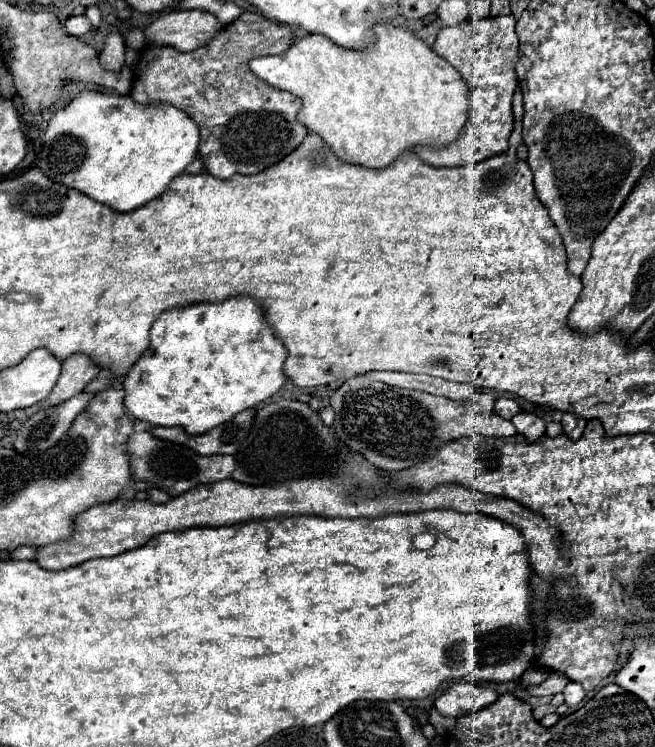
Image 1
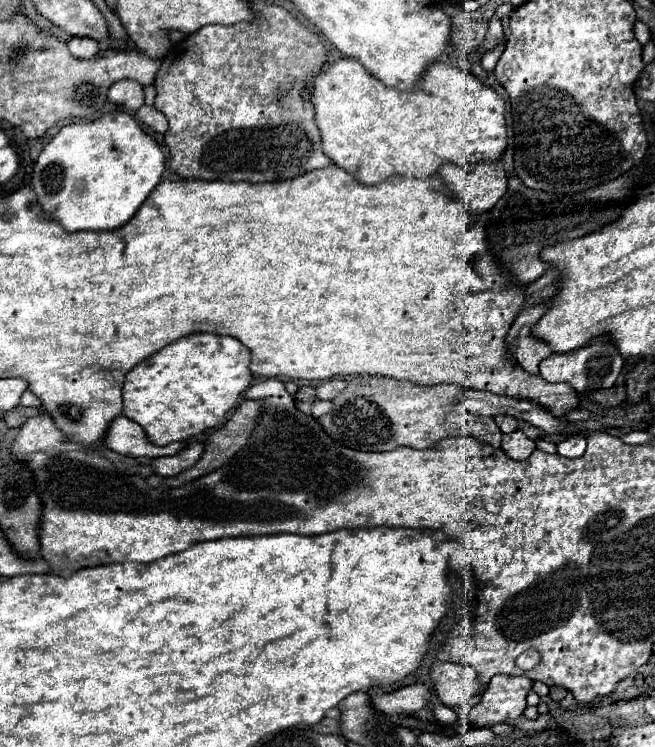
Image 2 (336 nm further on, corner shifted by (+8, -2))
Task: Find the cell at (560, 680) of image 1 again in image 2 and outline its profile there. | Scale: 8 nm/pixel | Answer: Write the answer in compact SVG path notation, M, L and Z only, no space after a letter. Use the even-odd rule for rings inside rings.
M436 662L430 668L430 676L436 684L434 686L436 694L450 708L466 706L470 702L470 696L478 696L486 690L486 686L478 680L474 668L466 664Z

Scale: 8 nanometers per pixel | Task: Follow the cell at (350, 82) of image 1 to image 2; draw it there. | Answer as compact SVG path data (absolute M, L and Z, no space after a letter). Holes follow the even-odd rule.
M340 58L310 78L310 100L314 104L314 120L322 134L322 150L330 160L352 172L362 184L378 184L390 174L428 178L446 164L472 166L476 162L494 162L506 148L504 102L488 86L480 84L470 72L456 66L434 62L426 68L424 78L412 90L396 90L384 86L354 58Z

